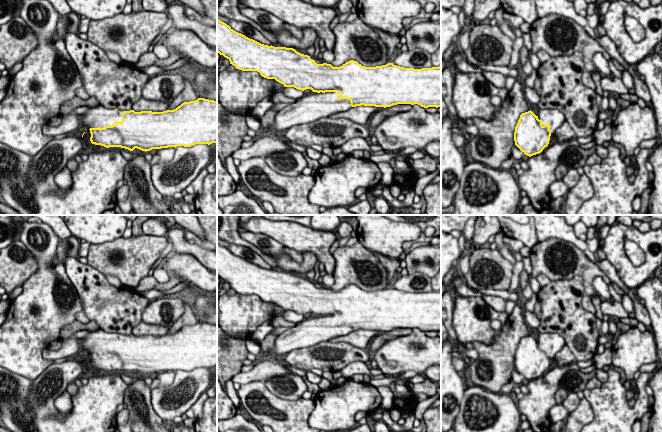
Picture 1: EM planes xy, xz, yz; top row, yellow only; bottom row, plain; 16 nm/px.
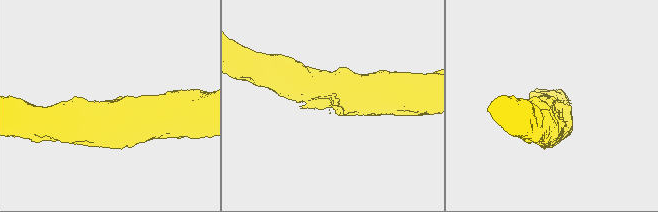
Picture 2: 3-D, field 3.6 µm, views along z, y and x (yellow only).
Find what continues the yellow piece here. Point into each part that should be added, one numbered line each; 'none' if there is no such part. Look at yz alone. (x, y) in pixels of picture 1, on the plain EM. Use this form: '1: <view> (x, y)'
1: yz (555, 342)

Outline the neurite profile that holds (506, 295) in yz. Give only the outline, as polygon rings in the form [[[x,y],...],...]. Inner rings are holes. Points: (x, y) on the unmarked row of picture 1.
[[[471,288],[474,292],[476,293],[481,293],[481,294],[486,294],[486,295],[495,295],[503,298],[504,300],[511,300],[516,303],[520,302],[519,295],[517,293],[517,290],[514,292],[509,292],[509,291],[497,291],[497,290],[487,290],[487,289],[481,289],[481,290],[475,290]]]

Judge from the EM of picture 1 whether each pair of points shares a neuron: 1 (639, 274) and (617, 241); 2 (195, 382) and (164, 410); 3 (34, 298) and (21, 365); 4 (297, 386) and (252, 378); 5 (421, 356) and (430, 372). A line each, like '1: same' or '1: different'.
1: same
2: same
3: same
4: different
5: different

